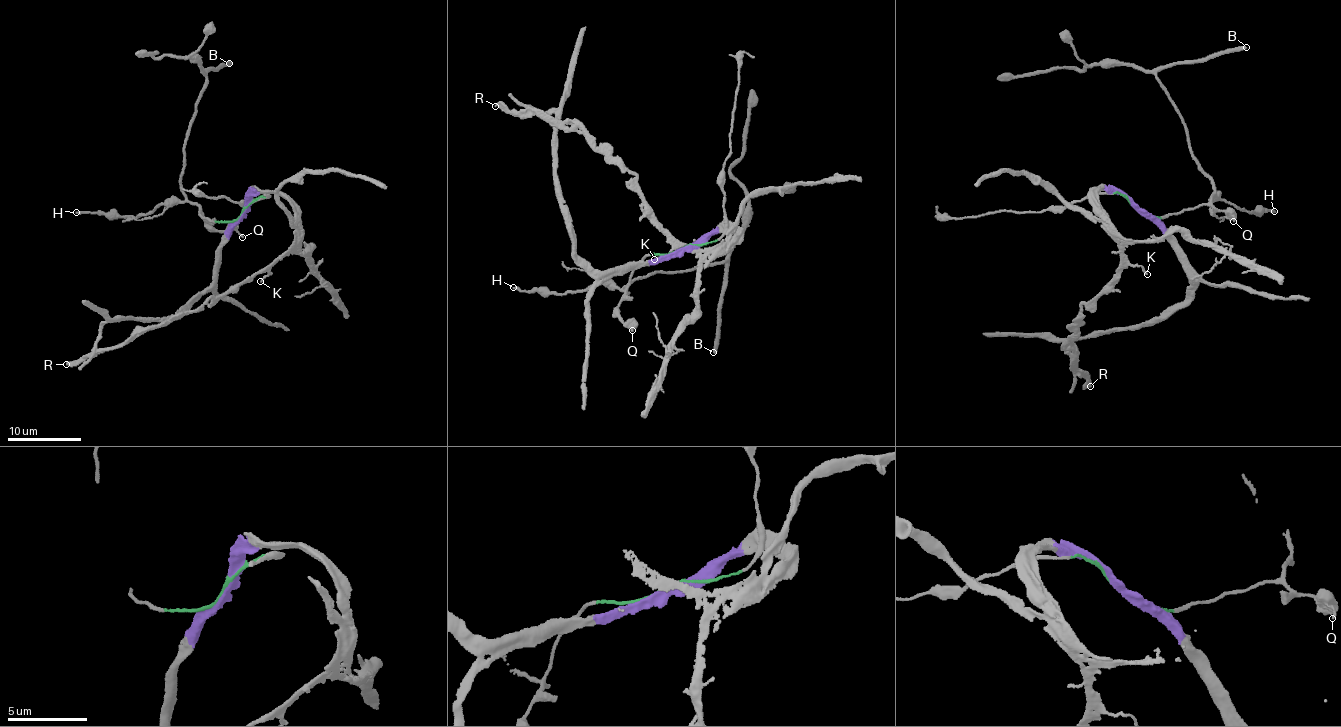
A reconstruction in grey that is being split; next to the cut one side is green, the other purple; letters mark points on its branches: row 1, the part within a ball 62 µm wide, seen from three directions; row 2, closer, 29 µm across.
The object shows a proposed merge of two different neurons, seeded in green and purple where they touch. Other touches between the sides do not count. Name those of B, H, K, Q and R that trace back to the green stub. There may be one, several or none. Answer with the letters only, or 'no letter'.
B, H, Q

